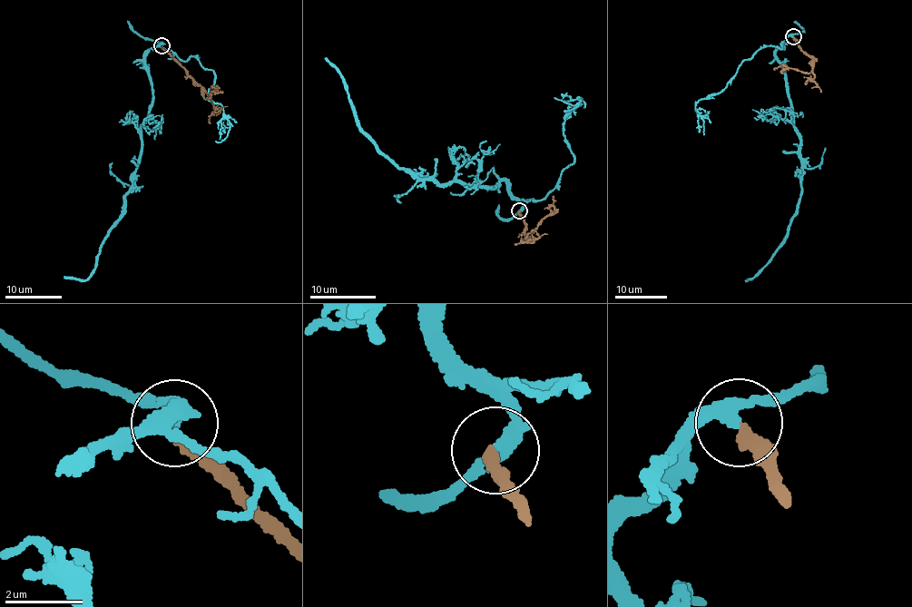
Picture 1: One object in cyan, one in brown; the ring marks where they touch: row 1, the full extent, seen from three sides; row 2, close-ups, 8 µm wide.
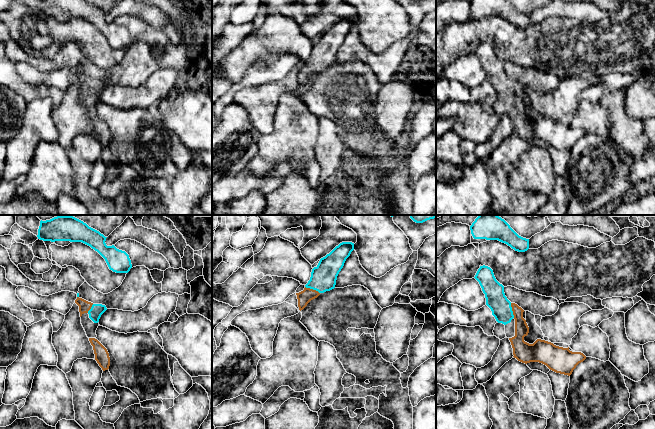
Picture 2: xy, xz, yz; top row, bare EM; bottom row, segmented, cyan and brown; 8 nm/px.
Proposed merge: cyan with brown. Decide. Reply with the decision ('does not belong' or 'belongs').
belongs

